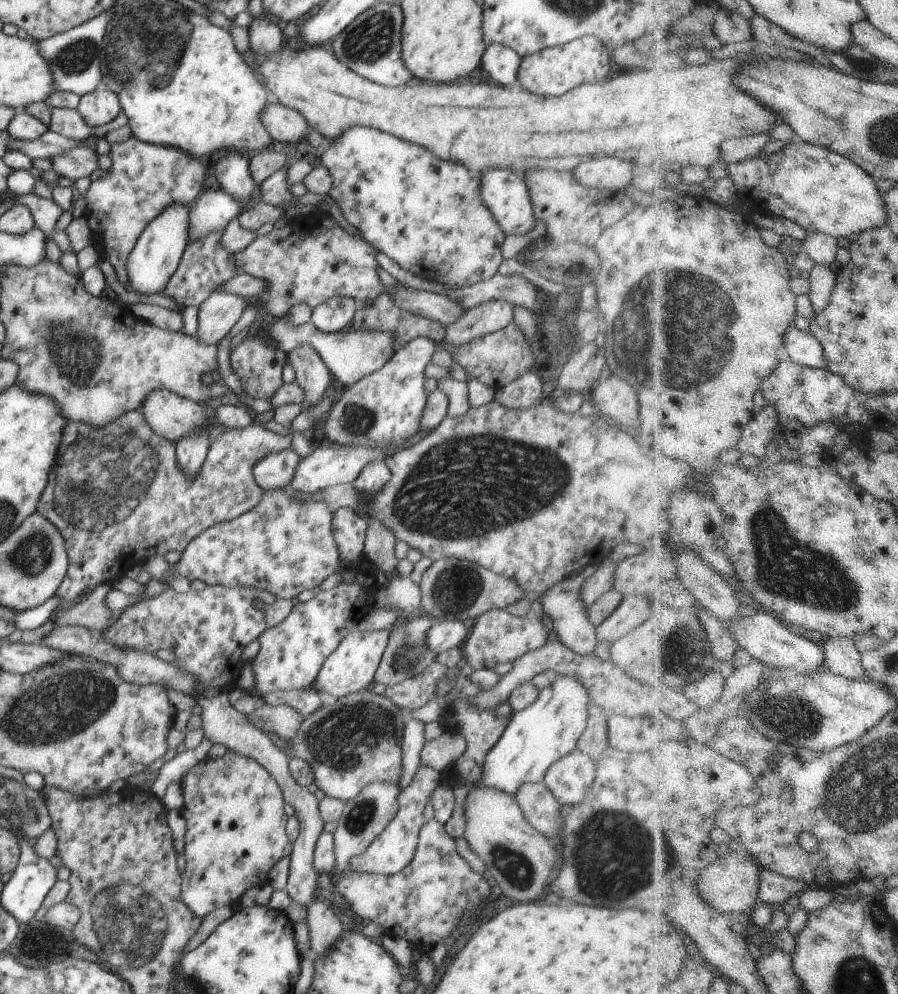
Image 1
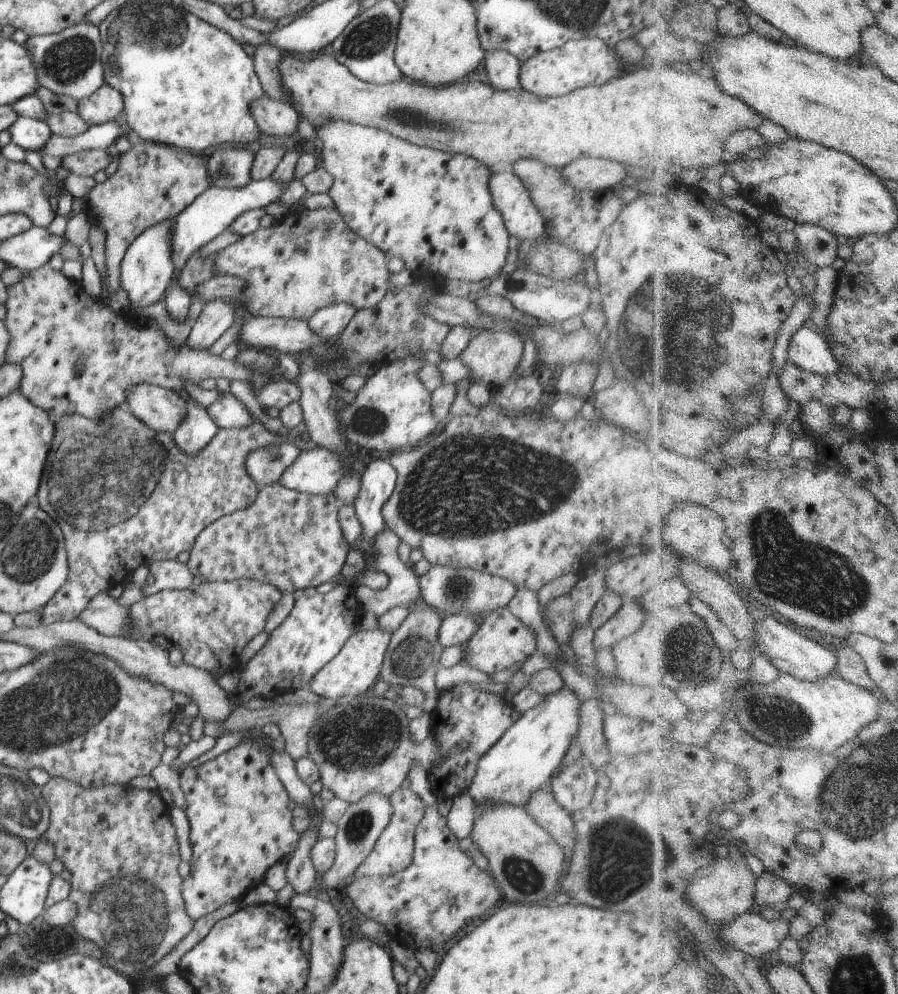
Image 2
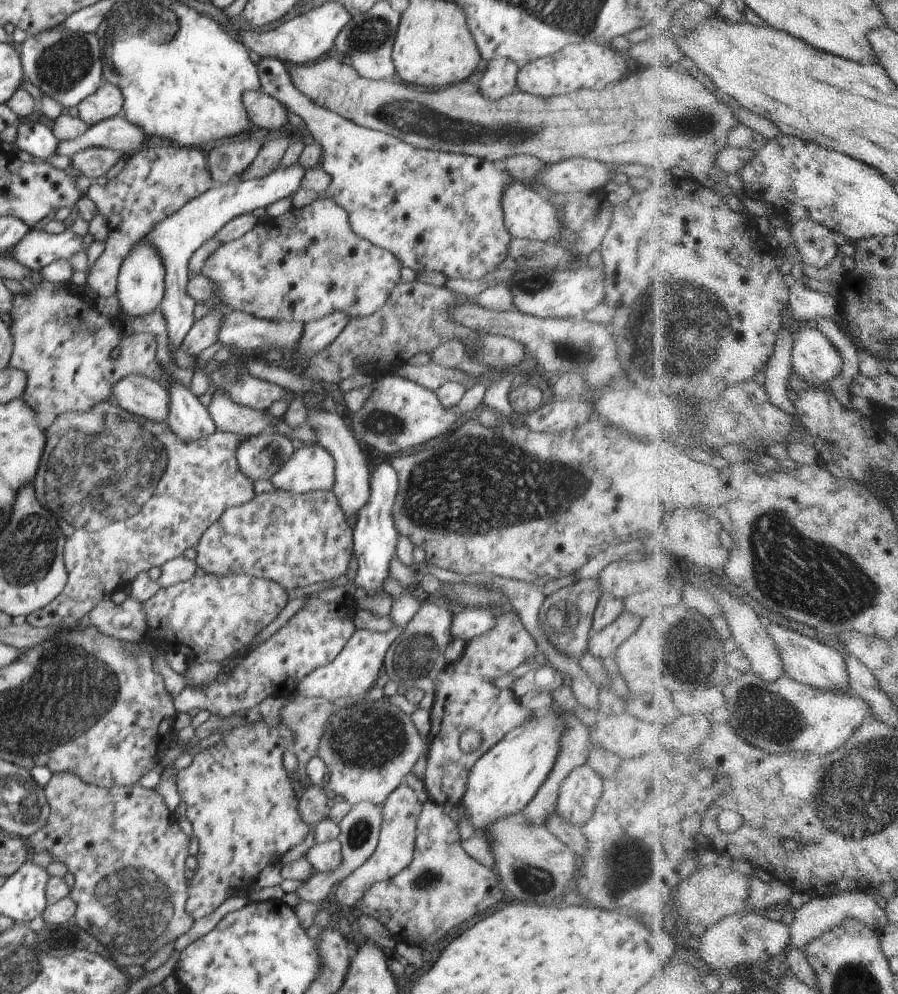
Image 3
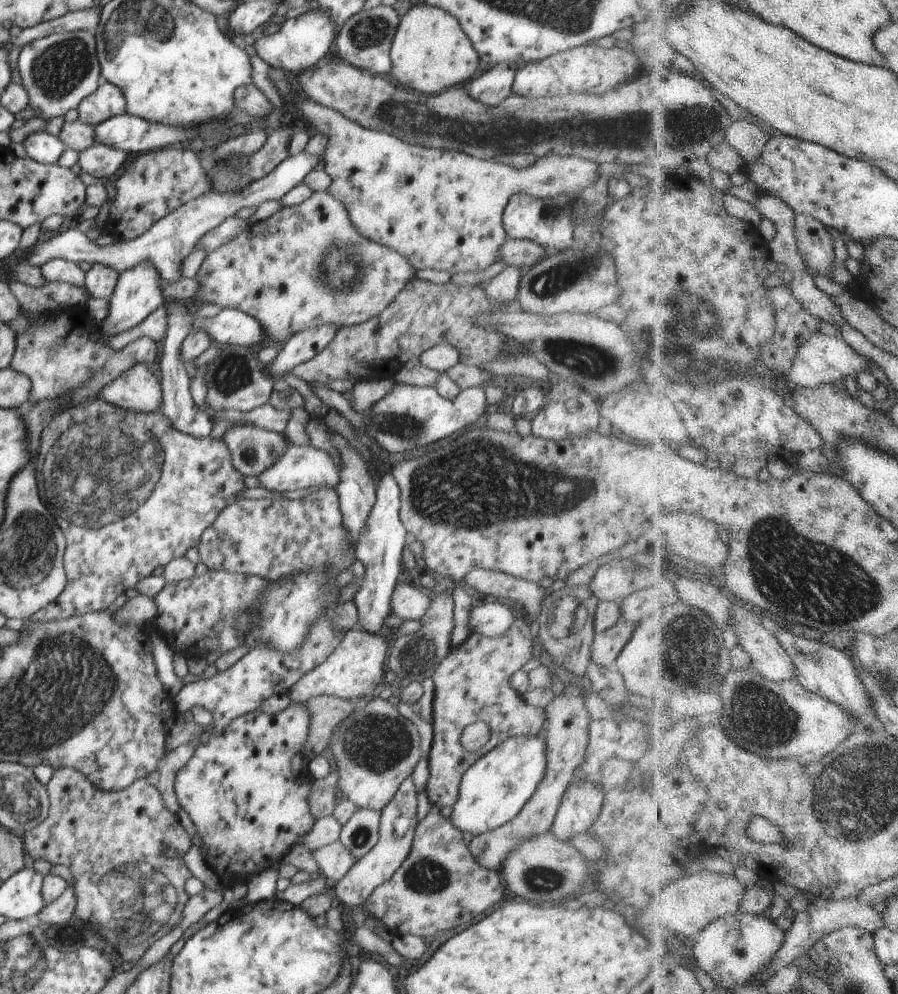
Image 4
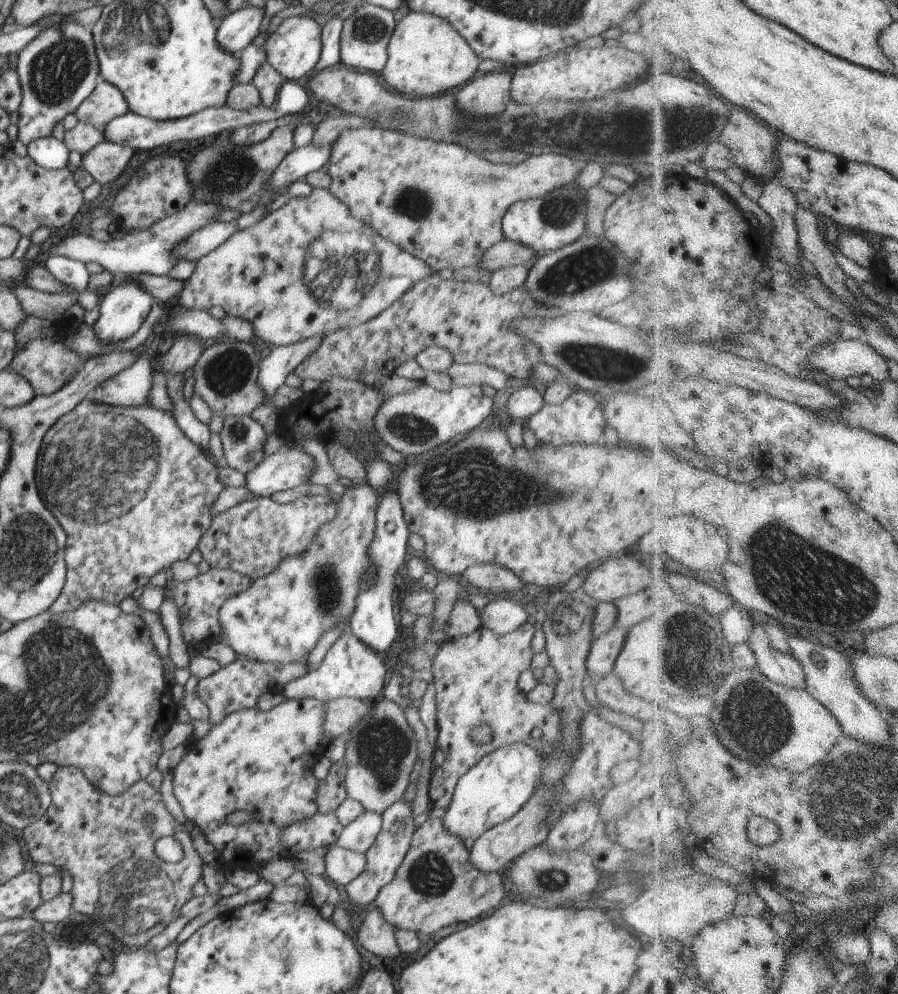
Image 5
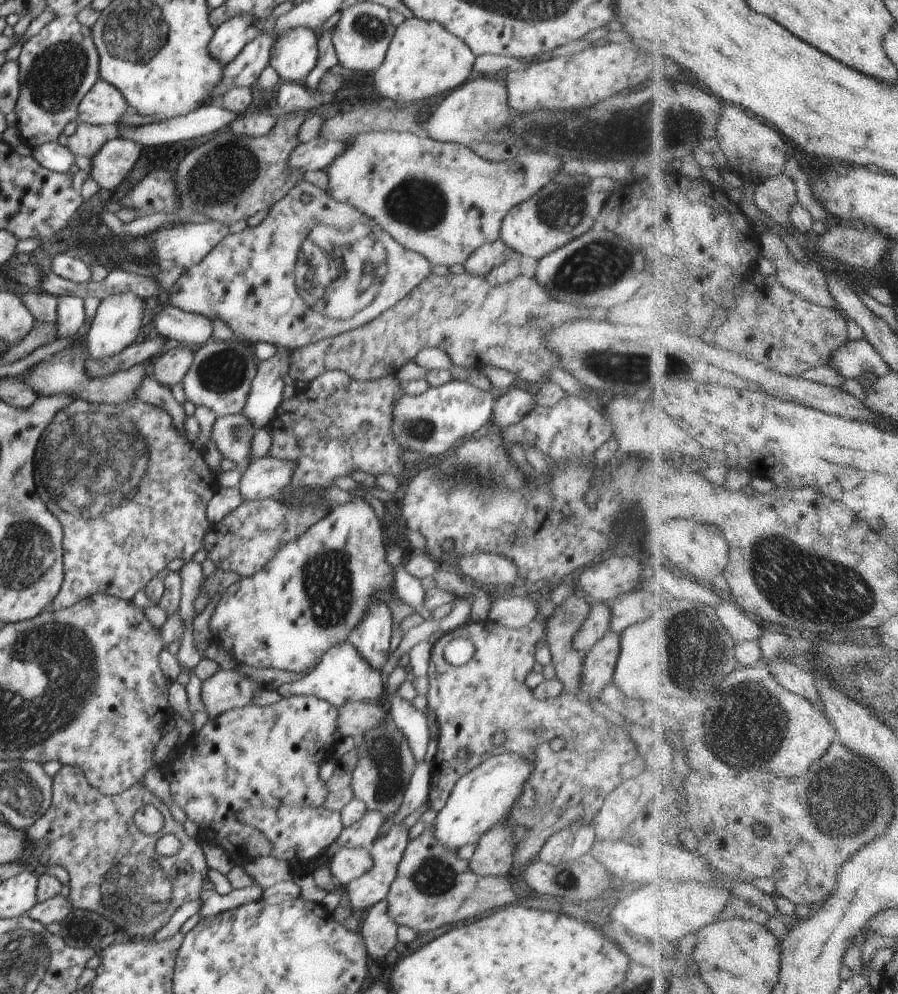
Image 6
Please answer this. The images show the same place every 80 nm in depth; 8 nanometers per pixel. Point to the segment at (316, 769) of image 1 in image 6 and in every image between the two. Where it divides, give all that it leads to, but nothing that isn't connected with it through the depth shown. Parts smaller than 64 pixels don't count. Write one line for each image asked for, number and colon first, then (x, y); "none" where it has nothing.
2: (361, 745)
3: (369, 748)
4: (376, 748)
5: (382, 751)
6: (385, 763)

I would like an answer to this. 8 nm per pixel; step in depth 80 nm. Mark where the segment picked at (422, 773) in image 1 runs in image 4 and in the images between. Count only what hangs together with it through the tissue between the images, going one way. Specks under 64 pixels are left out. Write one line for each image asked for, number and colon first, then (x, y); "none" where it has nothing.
2: (393, 852)
3: (394, 852)
4: (397, 825)

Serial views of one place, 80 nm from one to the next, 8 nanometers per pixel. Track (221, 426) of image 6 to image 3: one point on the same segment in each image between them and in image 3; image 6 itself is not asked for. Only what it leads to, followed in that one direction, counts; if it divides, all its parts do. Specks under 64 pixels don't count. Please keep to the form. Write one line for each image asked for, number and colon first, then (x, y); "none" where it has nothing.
3: (260, 457)
4: (253, 450)
5: (243, 439)

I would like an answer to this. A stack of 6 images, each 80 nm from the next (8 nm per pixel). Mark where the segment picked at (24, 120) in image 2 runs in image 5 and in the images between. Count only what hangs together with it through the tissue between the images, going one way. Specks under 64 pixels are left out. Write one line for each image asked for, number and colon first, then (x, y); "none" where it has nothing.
3: (36, 138)
4: (41, 146)
5: (50, 153)

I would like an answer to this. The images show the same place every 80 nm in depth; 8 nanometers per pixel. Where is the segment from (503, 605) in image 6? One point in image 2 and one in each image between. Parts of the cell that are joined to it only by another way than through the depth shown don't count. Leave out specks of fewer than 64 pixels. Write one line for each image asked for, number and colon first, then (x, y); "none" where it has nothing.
2: (454, 629)
3: (471, 622)
4: (489, 620)
5: (502, 616)

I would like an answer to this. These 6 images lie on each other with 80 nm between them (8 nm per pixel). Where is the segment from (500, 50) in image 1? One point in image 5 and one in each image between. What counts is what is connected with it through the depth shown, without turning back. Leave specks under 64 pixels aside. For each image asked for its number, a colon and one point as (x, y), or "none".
2: (502, 68)
3: (500, 78)
4: (491, 88)
5: (486, 96)

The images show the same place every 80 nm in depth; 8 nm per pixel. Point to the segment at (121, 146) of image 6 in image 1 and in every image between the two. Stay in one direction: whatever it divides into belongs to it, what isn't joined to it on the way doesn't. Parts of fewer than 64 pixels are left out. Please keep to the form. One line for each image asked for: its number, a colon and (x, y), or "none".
1: (81, 161)
2: (86, 163)
3: (93, 162)
4: (101, 161)
5: (104, 162)

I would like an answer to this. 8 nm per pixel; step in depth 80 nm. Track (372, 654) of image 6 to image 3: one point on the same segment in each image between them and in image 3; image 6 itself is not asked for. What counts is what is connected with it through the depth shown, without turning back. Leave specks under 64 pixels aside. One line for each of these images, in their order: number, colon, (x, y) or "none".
3: (375, 537)
4: (380, 546)
5: (373, 623)

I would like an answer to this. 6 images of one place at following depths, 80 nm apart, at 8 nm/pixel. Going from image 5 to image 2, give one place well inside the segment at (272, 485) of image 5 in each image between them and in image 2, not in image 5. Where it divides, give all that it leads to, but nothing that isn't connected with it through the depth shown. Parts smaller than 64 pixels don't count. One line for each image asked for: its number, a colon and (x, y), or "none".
2: (318, 471)
3: (311, 468)
4: (302, 466)

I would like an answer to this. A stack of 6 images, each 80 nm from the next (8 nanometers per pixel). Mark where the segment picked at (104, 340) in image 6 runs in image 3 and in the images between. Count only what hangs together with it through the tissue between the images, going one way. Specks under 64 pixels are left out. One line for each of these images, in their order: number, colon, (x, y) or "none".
3: (141, 281)
4: (138, 291)
5: (122, 310)

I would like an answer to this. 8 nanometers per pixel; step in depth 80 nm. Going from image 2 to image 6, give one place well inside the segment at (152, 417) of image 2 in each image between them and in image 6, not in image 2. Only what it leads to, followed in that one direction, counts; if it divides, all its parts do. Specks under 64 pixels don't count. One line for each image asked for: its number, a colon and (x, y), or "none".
3: (144, 397)
4: (138, 390)
5: (129, 388)
6: (64, 373)

